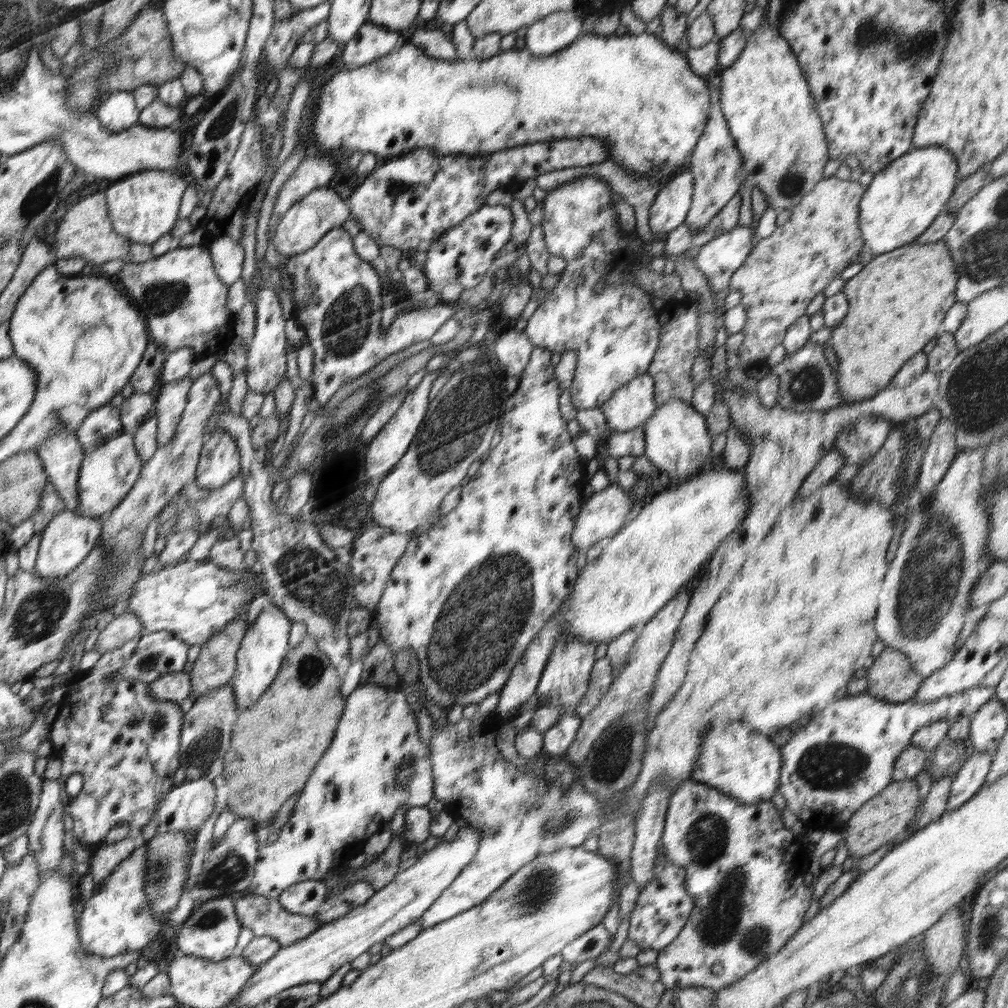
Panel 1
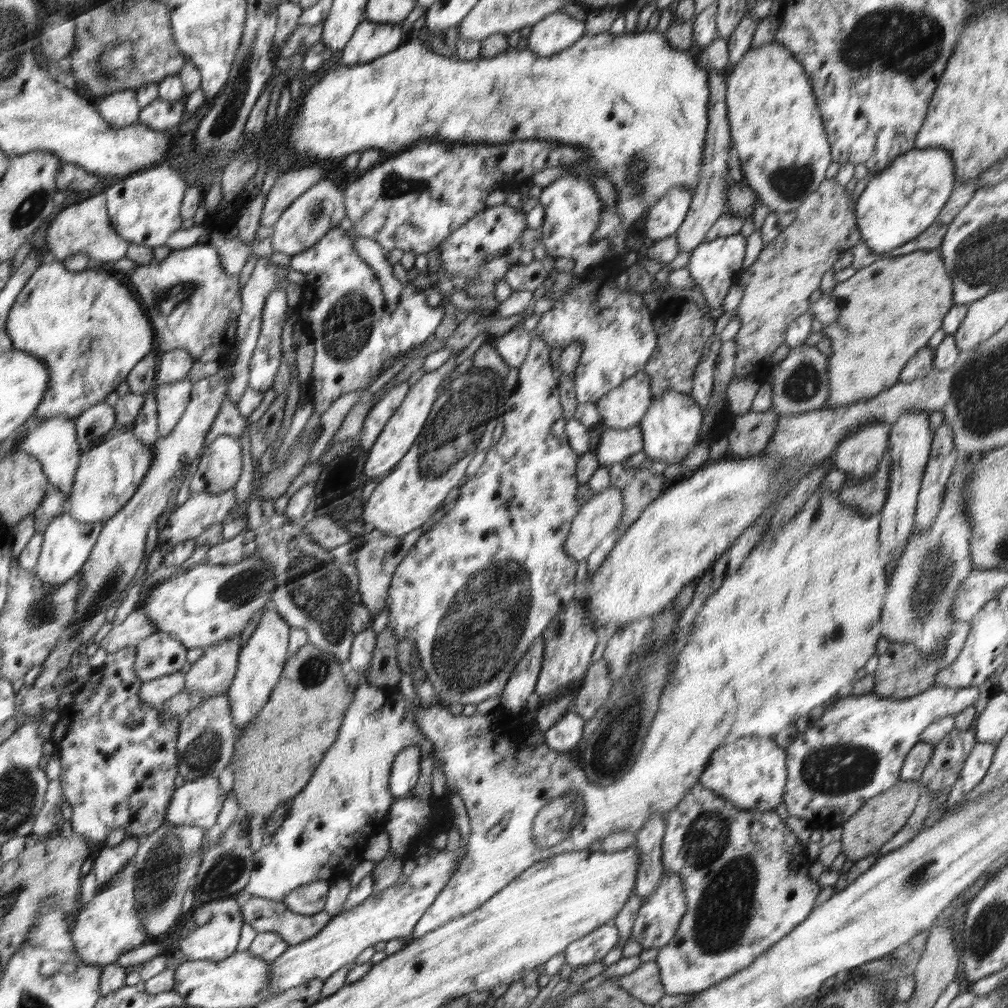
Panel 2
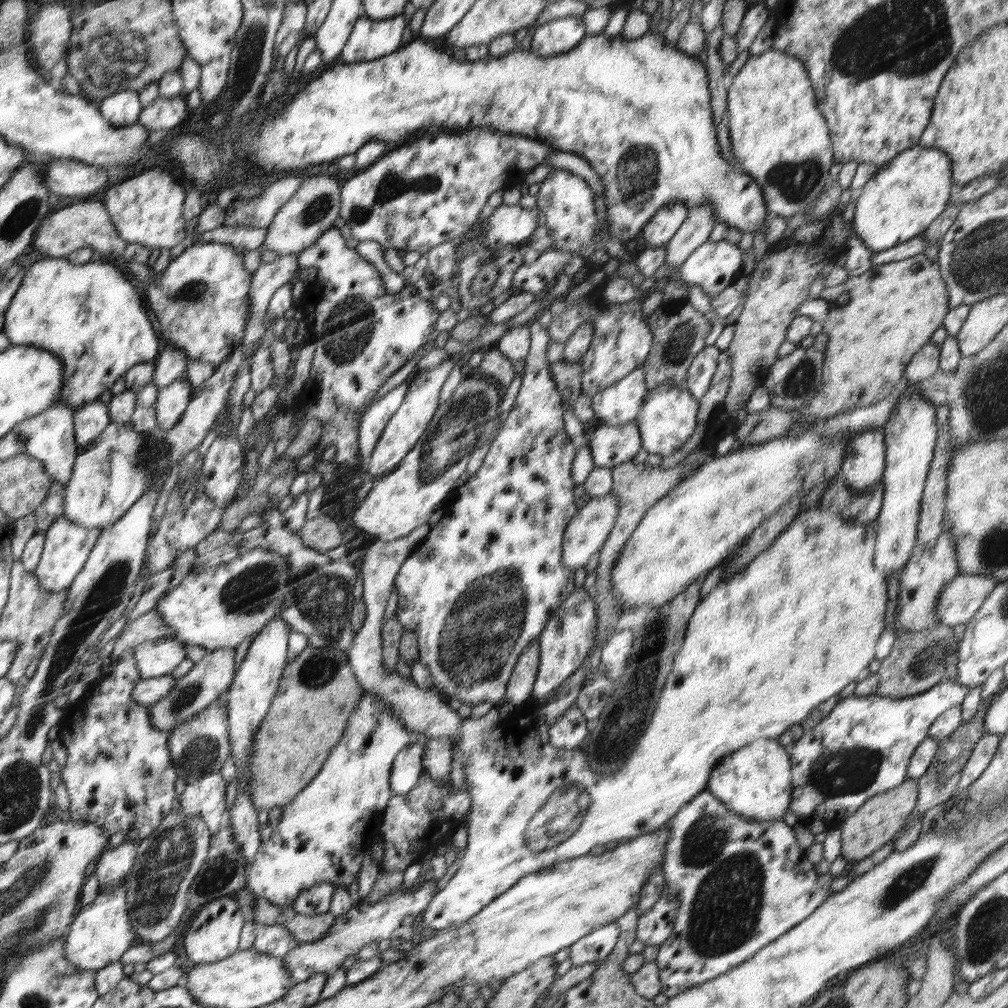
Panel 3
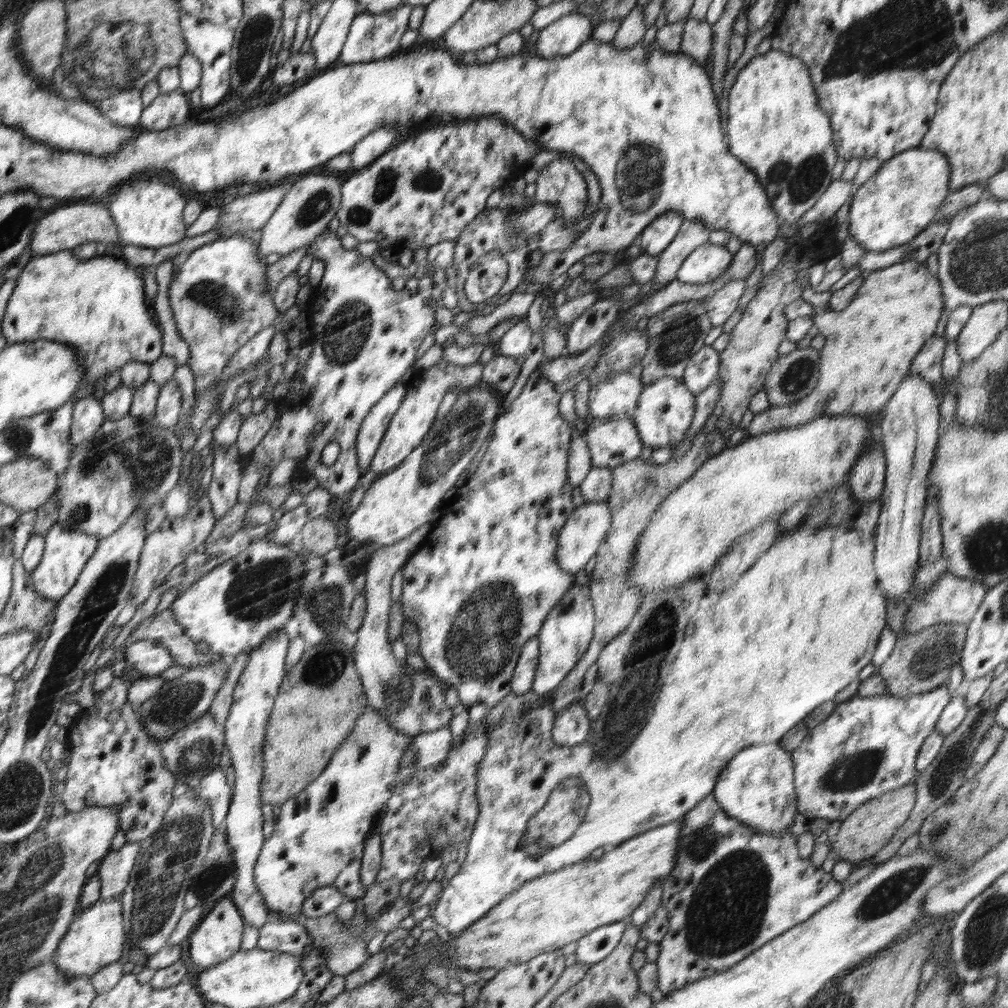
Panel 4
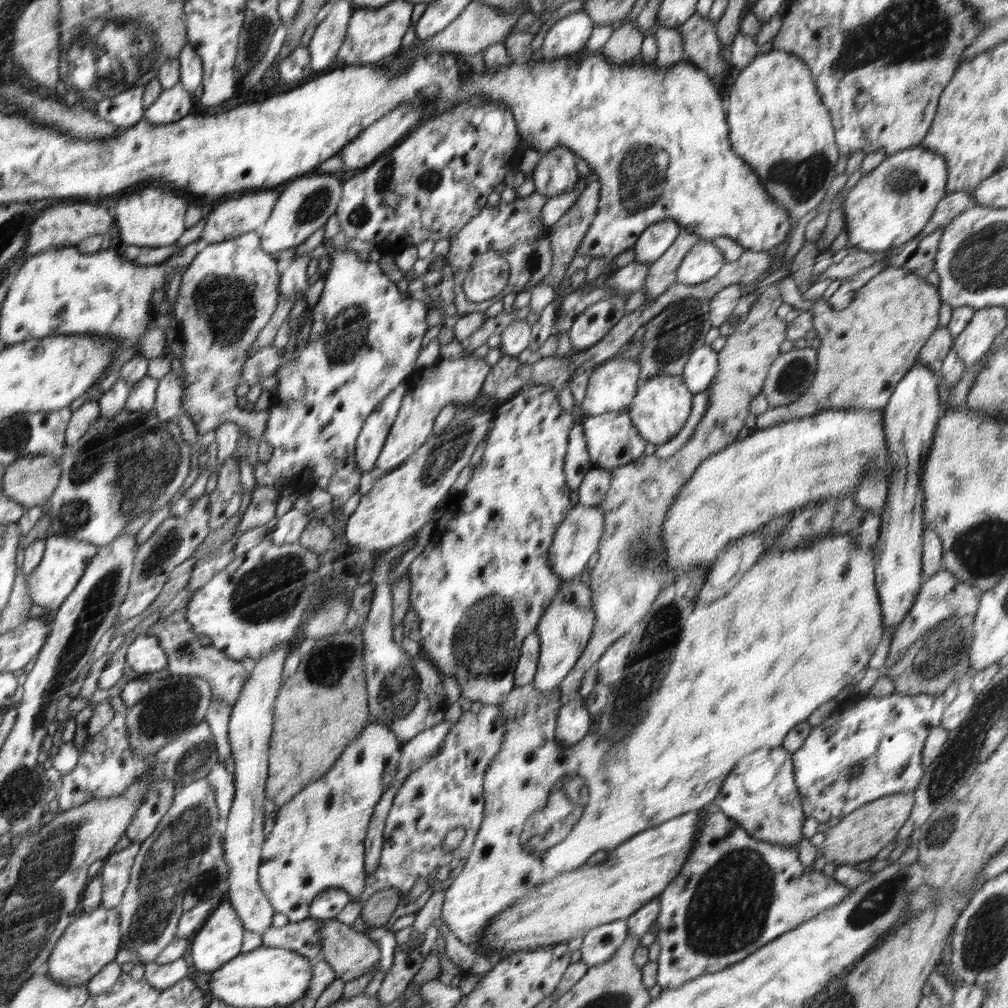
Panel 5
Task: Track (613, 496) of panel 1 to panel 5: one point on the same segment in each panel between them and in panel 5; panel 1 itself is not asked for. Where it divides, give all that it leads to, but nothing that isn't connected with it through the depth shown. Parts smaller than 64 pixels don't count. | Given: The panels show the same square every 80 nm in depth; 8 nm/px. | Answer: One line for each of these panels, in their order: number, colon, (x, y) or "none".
2: (598, 517)
3: (586, 534)
4: (580, 538)
5: (577, 538)

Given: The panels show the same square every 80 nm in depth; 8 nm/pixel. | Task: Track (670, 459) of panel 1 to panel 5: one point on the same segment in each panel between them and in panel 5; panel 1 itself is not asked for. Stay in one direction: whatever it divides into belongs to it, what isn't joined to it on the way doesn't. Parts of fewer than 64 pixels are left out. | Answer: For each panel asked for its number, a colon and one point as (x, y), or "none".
2: (670, 428)
3: (668, 418)
4: (665, 409)
5: (662, 404)

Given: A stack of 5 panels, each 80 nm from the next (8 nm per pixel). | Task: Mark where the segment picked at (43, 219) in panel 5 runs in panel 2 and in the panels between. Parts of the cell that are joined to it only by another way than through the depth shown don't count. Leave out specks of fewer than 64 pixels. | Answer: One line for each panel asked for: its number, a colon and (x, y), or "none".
2: (84, 227)
3: (87, 224)
4: (68, 227)

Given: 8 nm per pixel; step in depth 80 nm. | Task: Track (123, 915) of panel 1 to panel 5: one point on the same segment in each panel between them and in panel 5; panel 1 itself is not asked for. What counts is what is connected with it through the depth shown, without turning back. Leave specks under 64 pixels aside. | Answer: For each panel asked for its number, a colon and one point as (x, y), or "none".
2: (108, 927)
3: (100, 935)
4: (97, 938)
5: (92, 942)

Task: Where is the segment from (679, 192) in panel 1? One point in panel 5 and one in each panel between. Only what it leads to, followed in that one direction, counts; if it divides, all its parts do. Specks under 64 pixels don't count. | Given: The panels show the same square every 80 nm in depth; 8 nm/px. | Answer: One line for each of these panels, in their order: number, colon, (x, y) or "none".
2: (664, 218)
3: (662, 226)
4: (661, 231)
5: (652, 243)

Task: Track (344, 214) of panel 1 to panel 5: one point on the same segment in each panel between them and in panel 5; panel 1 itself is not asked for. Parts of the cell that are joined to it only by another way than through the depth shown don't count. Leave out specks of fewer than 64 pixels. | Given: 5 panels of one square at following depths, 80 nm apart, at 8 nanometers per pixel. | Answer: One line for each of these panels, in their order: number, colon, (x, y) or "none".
2: (316, 211)
3: (311, 210)
4: (309, 204)
5: (305, 205)

